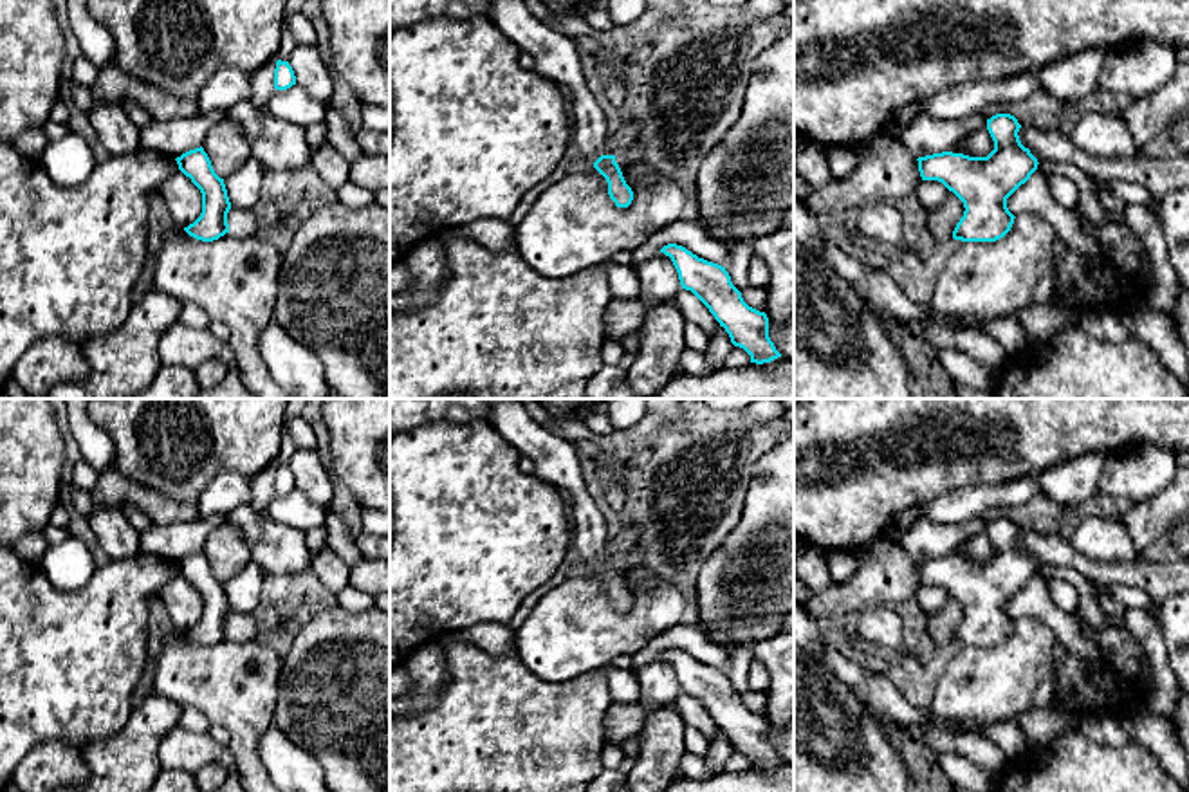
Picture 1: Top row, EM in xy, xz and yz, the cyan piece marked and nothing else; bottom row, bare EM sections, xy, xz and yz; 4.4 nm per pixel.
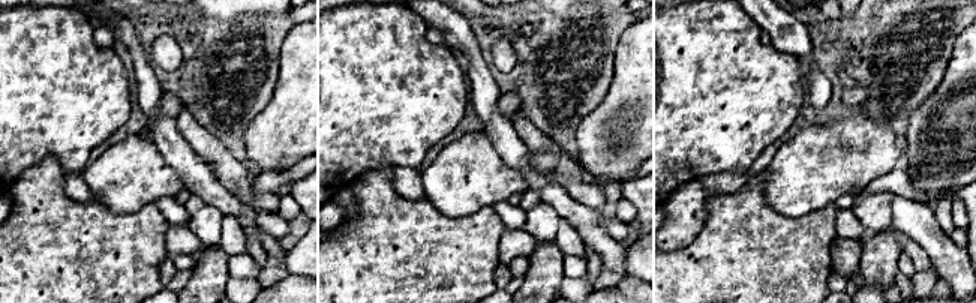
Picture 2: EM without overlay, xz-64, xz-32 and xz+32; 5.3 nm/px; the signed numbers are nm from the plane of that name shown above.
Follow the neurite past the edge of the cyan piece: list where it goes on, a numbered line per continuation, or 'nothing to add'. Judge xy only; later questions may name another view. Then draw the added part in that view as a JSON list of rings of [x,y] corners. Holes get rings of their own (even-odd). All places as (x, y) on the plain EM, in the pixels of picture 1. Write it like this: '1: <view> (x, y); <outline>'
nothing to add

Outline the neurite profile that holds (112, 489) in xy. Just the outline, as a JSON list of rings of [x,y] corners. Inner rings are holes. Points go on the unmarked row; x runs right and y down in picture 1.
[[[115,467],[97,473],[90,491],[94,507],[123,507],[134,503],[155,525],[189,523],[200,520],[197,503],[182,503],[123,476]]]

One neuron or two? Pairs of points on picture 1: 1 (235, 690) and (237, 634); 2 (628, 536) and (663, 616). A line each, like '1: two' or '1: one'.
1: two
2: two

